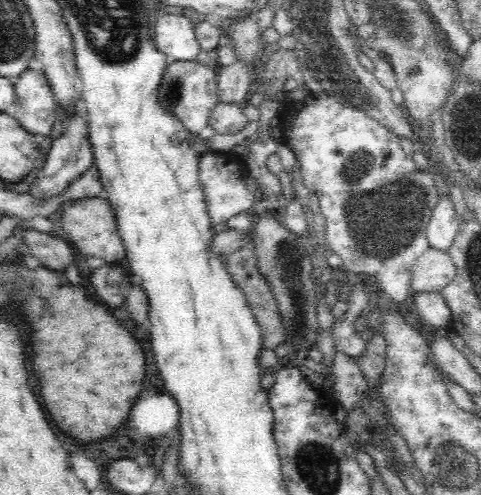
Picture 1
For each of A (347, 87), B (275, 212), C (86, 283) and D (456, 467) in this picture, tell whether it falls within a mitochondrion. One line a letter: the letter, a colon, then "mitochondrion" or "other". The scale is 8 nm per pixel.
A: mitochondrion
B: other
C: other
D: mitochondrion

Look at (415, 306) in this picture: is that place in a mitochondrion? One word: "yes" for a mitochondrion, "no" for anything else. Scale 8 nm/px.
no

